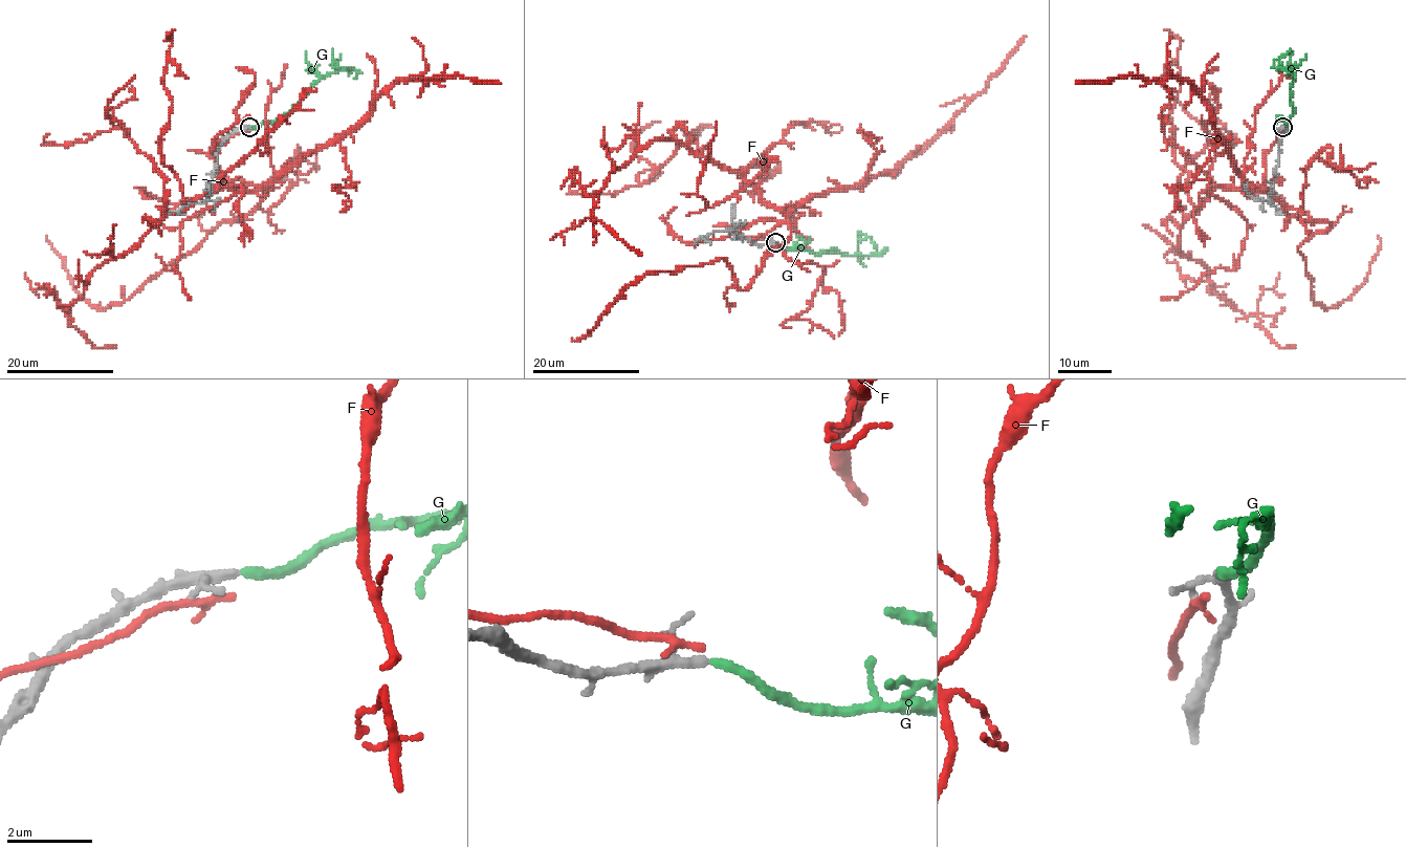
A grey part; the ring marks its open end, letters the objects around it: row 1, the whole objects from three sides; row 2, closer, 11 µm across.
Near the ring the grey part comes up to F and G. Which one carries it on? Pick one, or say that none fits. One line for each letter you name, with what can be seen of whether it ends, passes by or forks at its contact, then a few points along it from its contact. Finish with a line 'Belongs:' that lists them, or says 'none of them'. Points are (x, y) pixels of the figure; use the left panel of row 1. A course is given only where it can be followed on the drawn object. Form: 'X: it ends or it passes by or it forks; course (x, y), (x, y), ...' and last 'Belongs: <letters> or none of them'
G: it ends; course (249, 127), (279, 120), (325, 75), (350, 69), (341, 67), (332, 49)
Belongs: G

